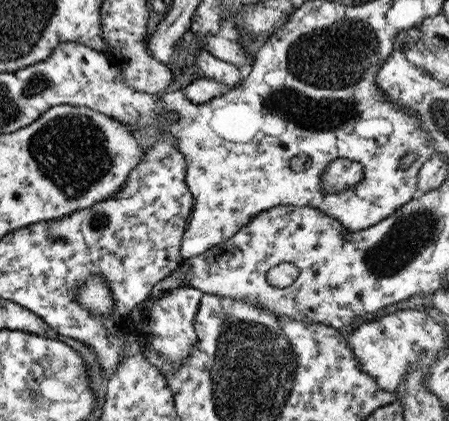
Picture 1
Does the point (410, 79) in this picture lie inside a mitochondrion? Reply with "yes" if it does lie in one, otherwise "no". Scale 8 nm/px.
no

